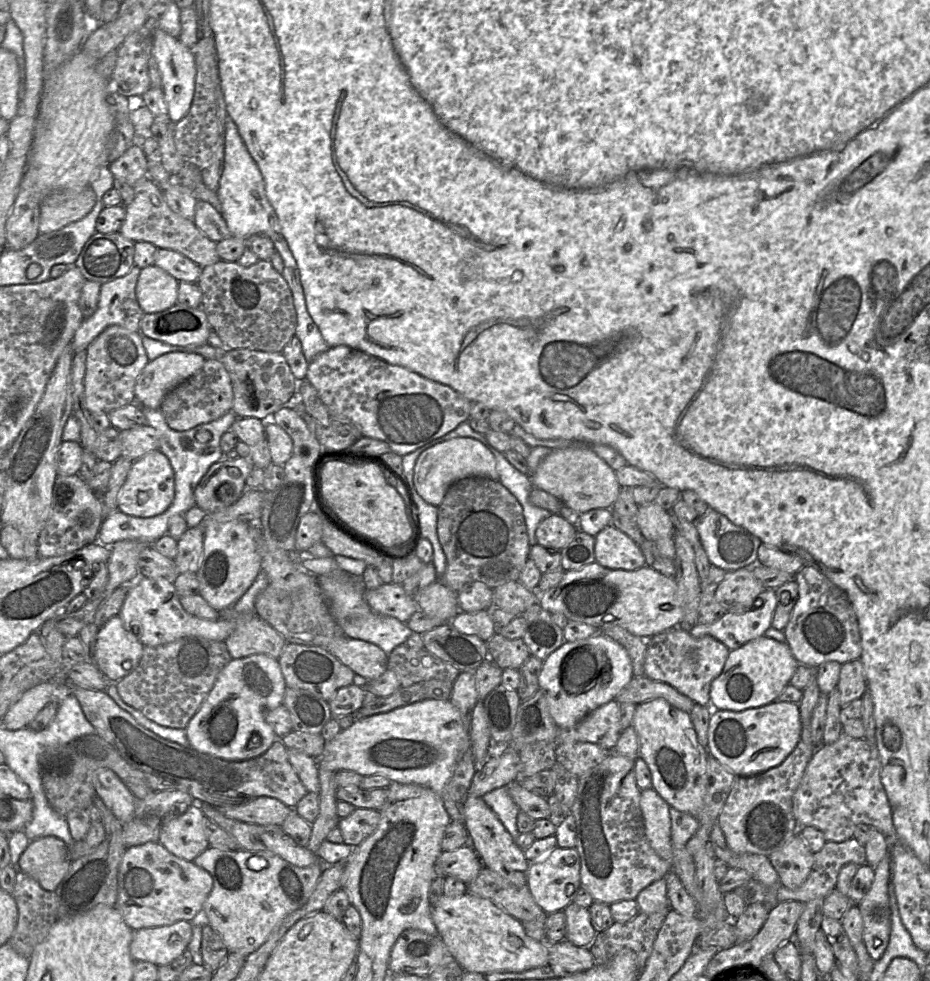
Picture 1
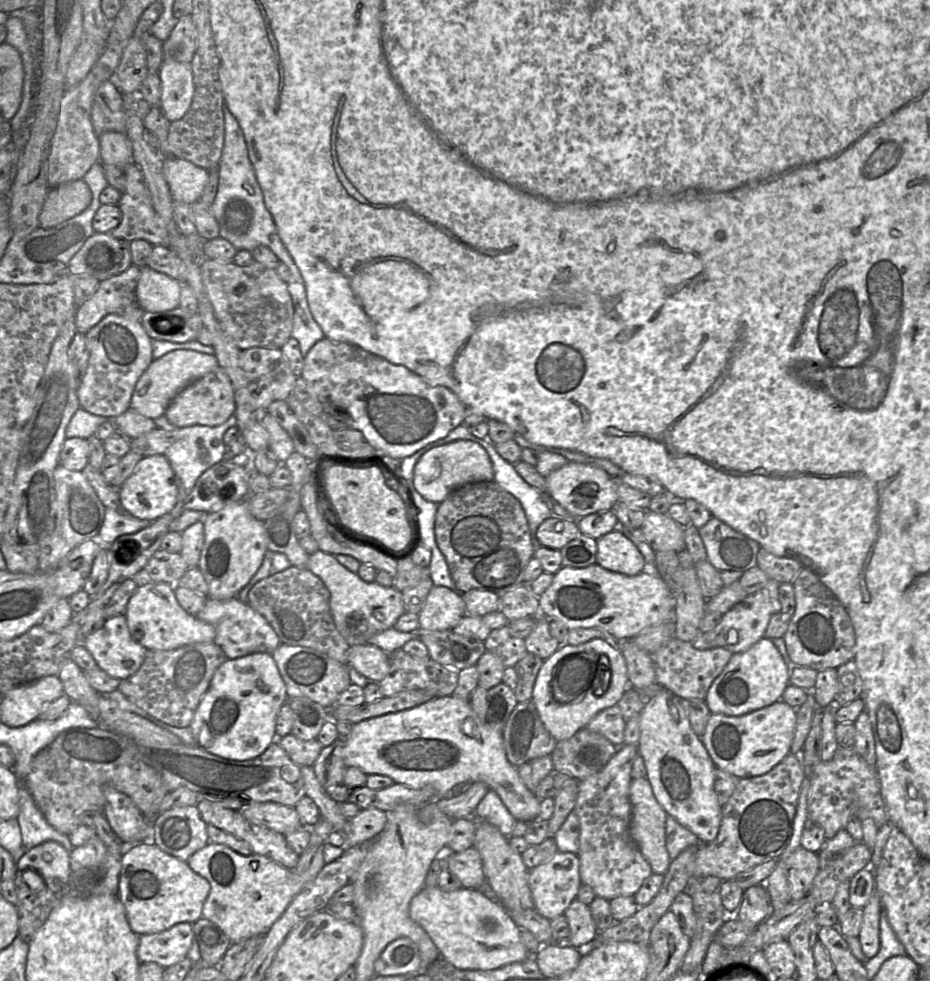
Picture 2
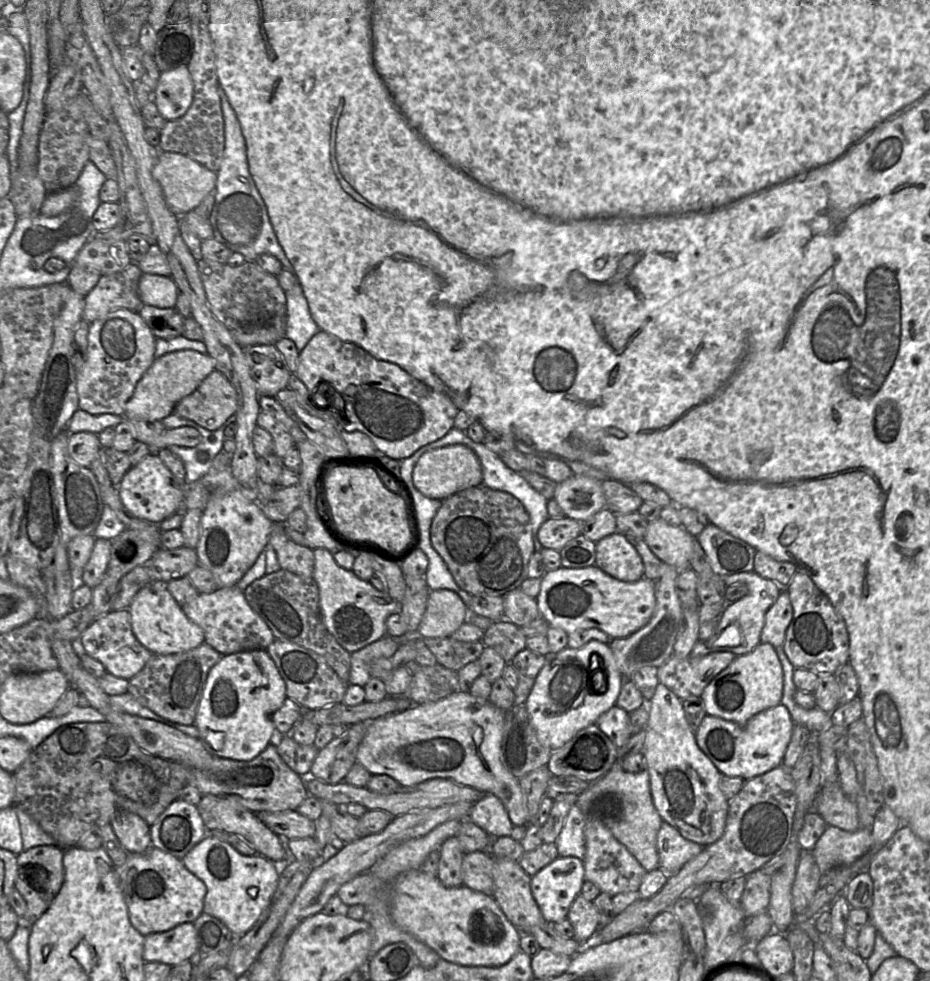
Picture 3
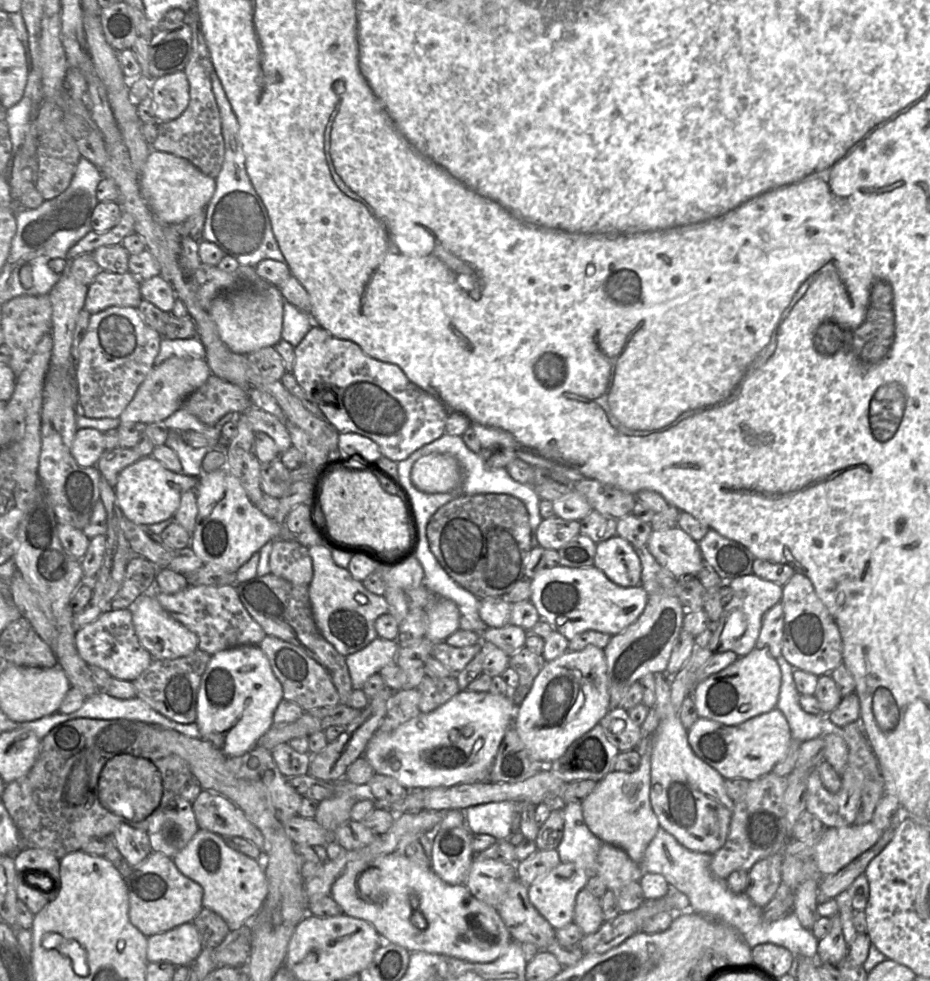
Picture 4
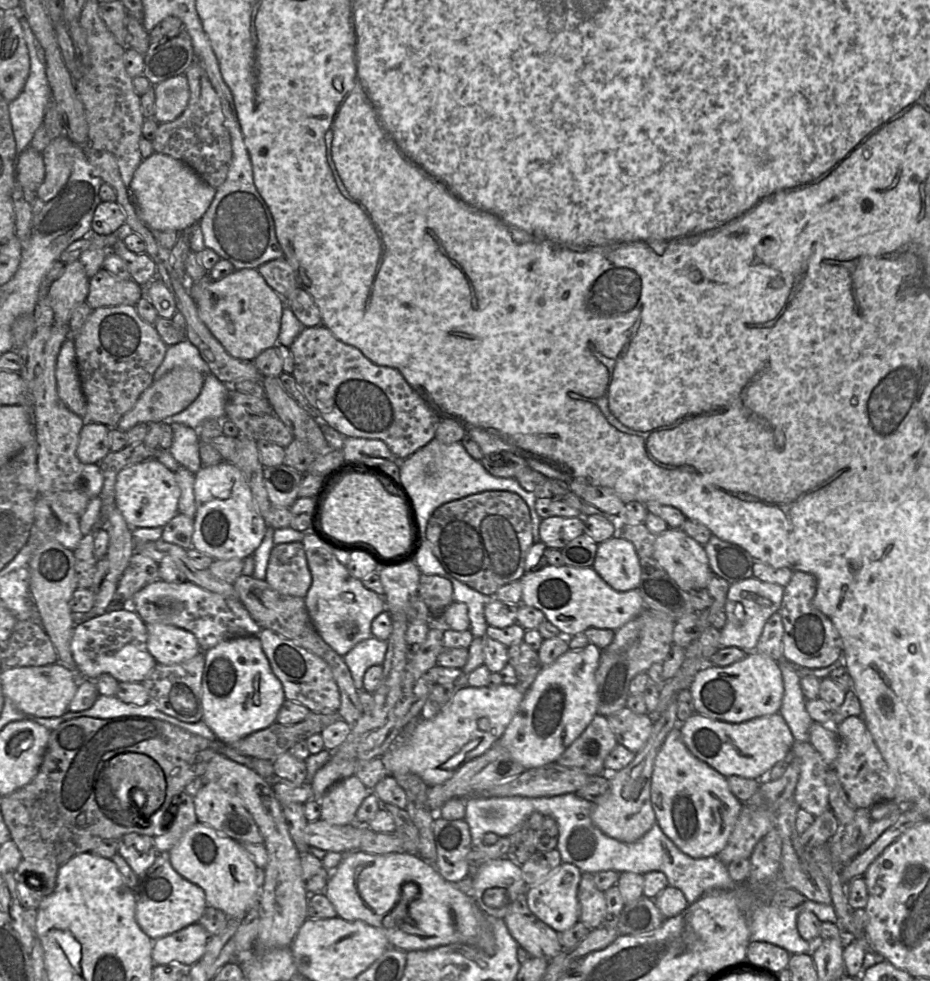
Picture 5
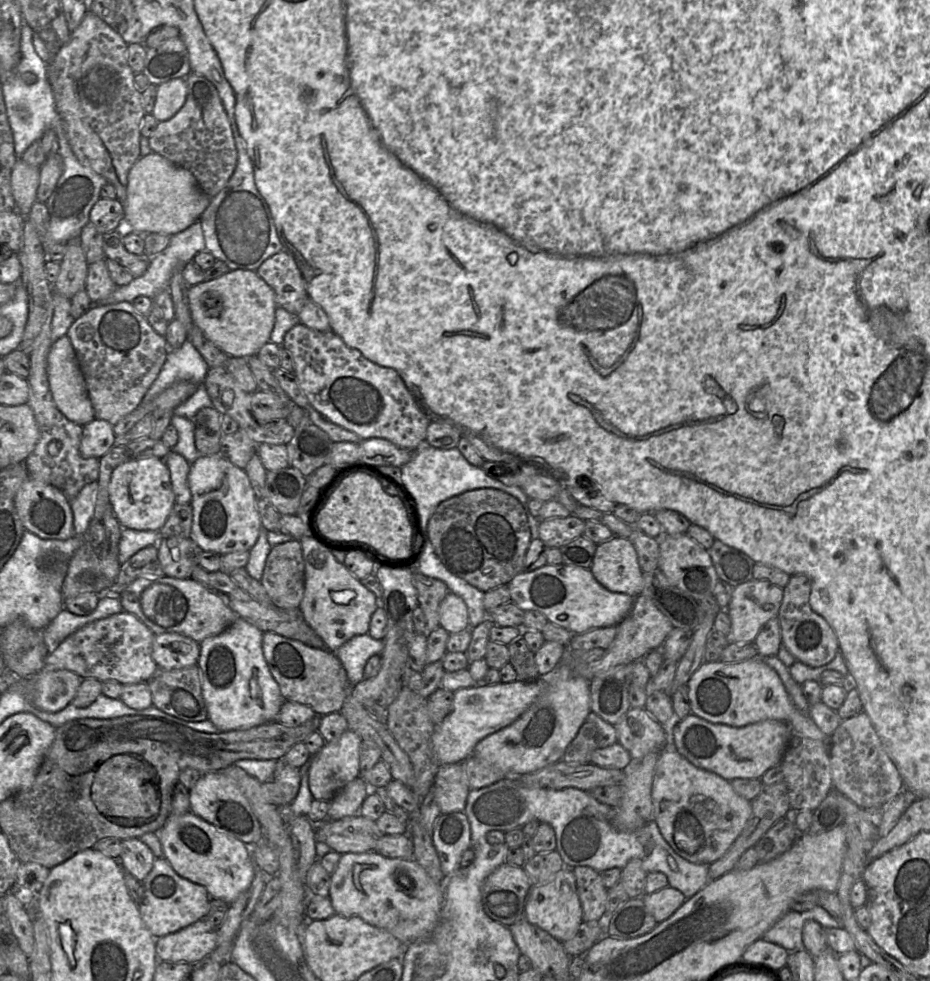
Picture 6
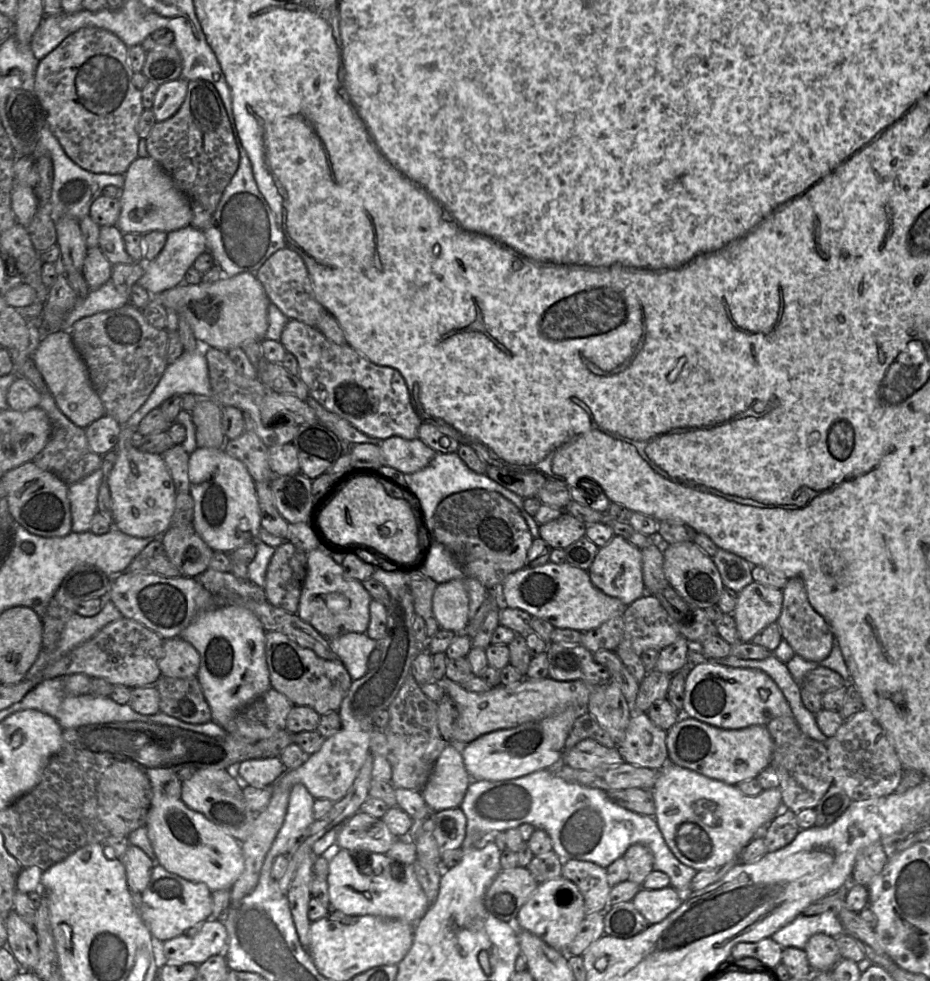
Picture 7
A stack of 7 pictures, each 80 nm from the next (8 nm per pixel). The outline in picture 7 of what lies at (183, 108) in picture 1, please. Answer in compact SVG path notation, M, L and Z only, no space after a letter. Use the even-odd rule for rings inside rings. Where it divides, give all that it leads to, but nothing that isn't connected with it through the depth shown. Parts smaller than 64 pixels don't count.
M179 78L159 86L154 97L152 112L157 122L172 117L181 107L188 91L188 81Z

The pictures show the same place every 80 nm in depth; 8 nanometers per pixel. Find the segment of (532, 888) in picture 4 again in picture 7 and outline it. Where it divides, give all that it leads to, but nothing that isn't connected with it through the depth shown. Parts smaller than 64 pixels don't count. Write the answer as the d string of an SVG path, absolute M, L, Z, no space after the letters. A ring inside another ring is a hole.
M560 875L551 881L539 884L521 908L516 920L516 927L535 934L554 949L566 952L585 918L585 902L578 887Z

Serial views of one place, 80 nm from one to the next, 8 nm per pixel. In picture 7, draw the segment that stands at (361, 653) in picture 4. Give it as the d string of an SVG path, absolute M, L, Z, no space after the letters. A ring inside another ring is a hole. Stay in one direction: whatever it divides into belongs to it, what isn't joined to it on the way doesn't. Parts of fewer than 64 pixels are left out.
M350 632L329 639L329 646L354 681L368 672L368 657L377 647L377 641L369 638L366 633Z

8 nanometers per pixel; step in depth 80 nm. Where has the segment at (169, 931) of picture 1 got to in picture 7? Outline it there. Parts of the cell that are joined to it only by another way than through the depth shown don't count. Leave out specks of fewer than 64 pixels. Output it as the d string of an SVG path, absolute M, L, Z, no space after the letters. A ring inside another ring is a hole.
M206 920L186 933L162 943L164 964L200 965L213 955L222 954L228 945L228 933L221 920Z

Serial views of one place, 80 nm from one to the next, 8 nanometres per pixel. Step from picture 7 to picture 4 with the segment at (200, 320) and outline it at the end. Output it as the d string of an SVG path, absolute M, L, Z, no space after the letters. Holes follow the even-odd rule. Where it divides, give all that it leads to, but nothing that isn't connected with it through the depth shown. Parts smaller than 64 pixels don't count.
M268 283L217 296L208 313L215 322L219 336L228 349L248 355L265 347L275 346L281 339L285 299L280 288Z

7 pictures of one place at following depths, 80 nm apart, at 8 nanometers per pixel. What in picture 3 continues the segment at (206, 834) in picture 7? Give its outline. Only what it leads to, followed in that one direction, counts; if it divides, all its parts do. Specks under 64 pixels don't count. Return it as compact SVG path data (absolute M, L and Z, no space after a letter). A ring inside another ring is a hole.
M207 835L185 855L182 862L206 885L204 913L218 918L235 936L241 937L254 926L269 906L280 875L295 860L293 856L286 861L272 861L258 854L245 856L230 844Z

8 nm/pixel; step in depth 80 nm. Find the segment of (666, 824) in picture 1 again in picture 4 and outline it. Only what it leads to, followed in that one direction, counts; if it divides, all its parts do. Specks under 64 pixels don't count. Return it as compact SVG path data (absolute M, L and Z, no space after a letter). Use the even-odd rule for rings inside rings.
M651 739L645 748L636 750L641 756L636 771L609 772L580 804L590 831L602 842L623 849L635 863L640 864L660 826L650 803Z

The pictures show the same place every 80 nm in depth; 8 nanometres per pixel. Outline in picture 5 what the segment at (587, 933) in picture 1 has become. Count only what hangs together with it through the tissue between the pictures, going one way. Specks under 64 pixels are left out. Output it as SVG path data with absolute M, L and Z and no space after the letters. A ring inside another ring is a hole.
M583 873L578 888L579 921L591 930L606 923L605 893L597 889L593 874Z

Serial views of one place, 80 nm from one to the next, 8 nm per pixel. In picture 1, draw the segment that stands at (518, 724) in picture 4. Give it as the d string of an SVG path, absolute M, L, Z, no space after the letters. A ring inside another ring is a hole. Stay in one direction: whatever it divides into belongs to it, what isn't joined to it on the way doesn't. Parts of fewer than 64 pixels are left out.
M598 633L589 638L565 642L544 661L538 678L549 712L559 728L574 727L587 714L614 700L633 678L631 659L626 649Z

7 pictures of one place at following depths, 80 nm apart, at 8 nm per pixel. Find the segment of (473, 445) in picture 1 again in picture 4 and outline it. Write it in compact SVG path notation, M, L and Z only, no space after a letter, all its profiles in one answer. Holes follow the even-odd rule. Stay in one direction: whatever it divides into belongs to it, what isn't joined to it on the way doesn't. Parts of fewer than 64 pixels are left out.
M431 453L418 459L411 470L416 488L426 493L447 493L460 488L463 470L450 454Z

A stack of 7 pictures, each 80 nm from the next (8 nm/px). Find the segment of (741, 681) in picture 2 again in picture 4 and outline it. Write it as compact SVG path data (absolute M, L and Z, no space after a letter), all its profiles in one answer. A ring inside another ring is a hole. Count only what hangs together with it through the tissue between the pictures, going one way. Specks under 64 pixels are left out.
M754 648L748 654L697 683L691 693L698 716L728 726L739 725L776 708L781 686L781 670L767 648Z

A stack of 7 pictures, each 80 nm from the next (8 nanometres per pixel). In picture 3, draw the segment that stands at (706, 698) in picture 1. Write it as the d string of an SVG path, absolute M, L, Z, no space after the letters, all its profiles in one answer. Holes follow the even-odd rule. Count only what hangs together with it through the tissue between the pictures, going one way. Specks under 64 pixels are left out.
M714 651L706 656L685 658L673 654L658 668L658 680L681 700L701 697L706 686L736 657L729 651Z

